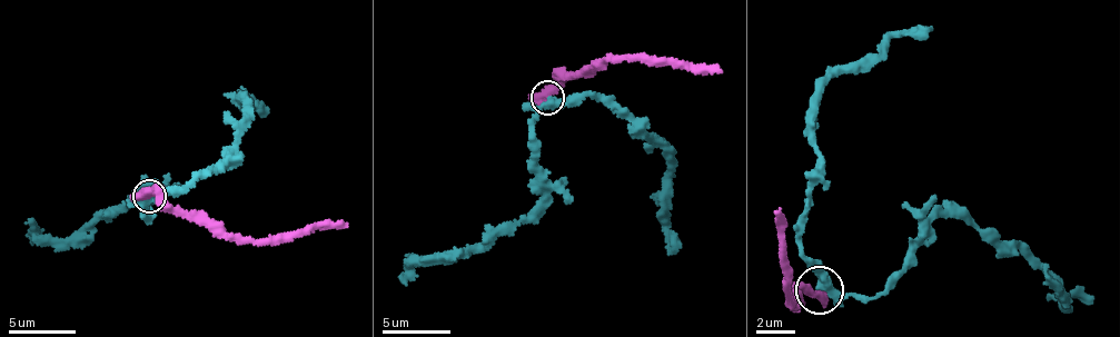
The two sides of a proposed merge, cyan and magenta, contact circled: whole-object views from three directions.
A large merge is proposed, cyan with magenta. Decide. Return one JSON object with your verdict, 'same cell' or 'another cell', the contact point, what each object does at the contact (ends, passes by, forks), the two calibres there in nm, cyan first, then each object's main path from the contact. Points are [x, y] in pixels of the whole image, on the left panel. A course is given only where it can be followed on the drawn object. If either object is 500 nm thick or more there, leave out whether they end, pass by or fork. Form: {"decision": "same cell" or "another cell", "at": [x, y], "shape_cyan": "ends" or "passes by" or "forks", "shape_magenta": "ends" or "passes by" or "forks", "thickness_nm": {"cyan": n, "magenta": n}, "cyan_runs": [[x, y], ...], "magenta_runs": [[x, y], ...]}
{"decision": "another cell", "at": [149, 196], "thickness_nm": {"cyan": 440, "magenta": 550}, "cyan_runs": [[148, 195], [147, 218], [151, 189], [144, 187], [79, 235], [43, 243], [32, 233], [36, 241]], "magenta_runs": [[148, 198], [160, 197], [172, 209], [199, 211], [230, 236], [254, 241], [347, 224]]}

